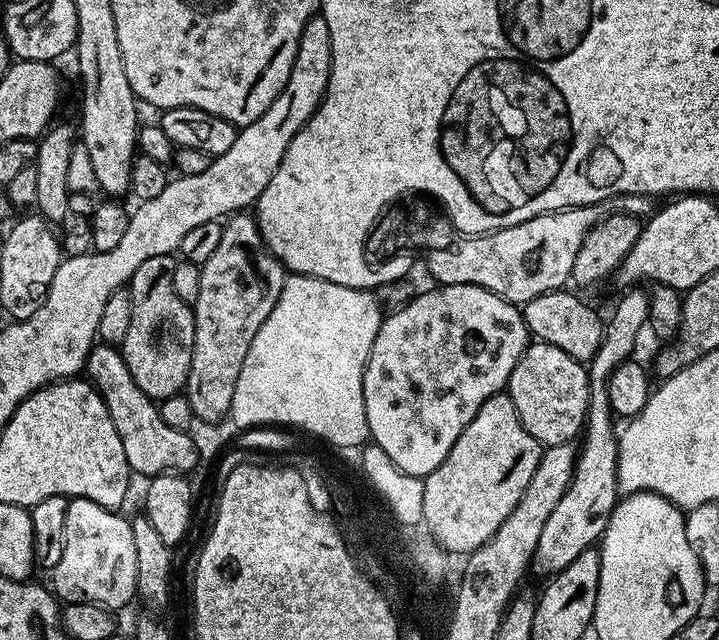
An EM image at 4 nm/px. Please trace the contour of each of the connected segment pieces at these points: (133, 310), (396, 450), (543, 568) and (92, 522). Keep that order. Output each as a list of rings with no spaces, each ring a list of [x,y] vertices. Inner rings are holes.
[[[175,255],[146,258],[134,270],[126,287],[130,294],[130,327],[122,345],[124,361],[130,366],[134,382],[151,400],[157,402],[183,393],[194,354],[196,314],[193,305],[174,294]]]
[[[441,284],[432,286],[429,292],[417,291],[416,297],[410,303],[389,311],[381,319],[380,329],[374,338],[374,346],[370,350],[370,358],[364,367],[364,405],[366,406],[366,422],[371,443],[386,450],[390,462],[394,462],[394,466],[398,466],[398,470],[421,478],[429,476],[434,470],[438,470],[438,466],[442,466],[442,462],[446,462],[446,454],[450,454],[450,446],[454,446],[454,442],[458,442],[458,434],[462,434],[462,430],[466,430],[466,426],[470,426],[474,414],[478,414],[478,410],[482,410],[482,402],[486,402],[486,398],[507,389],[510,374],[514,370],[518,358],[522,358],[529,343],[530,333],[524,321],[523,311],[517,305],[511,304],[509,300],[503,300],[501,296],[482,286]]]
[[[633,286],[623,293],[624,296],[616,304],[612,317],[607,317],[602,346],[598,346],[598,354],[587,365],[588,369],[588,419],[582,429],[582,441],[576,453],[576,469],[574,478],[562,494],[562,502],[554,506],[550,518],[542,525],[542,535],[538,537],[538,546],[532,555],[534,568],[551,578],[557,572],[566,570],[578,554],[593,547],[603,536],[608,525],[610,514],[619,503],[617,490],[618,439],[617,425],[612,425],[614,413],[608,397],[608,379],[622,362],[626,362],[635,352],[636,339],[640,331],[646,328],[648,319],[648,301],[650,299],[643,287]]]
[[[86,498],[69,499],[66,510],[66,546],[58,566],[51,569],[53,593],[64,604],[90,602],[117,610],[137,595],[134,534],[119,511],[98,506]]]

